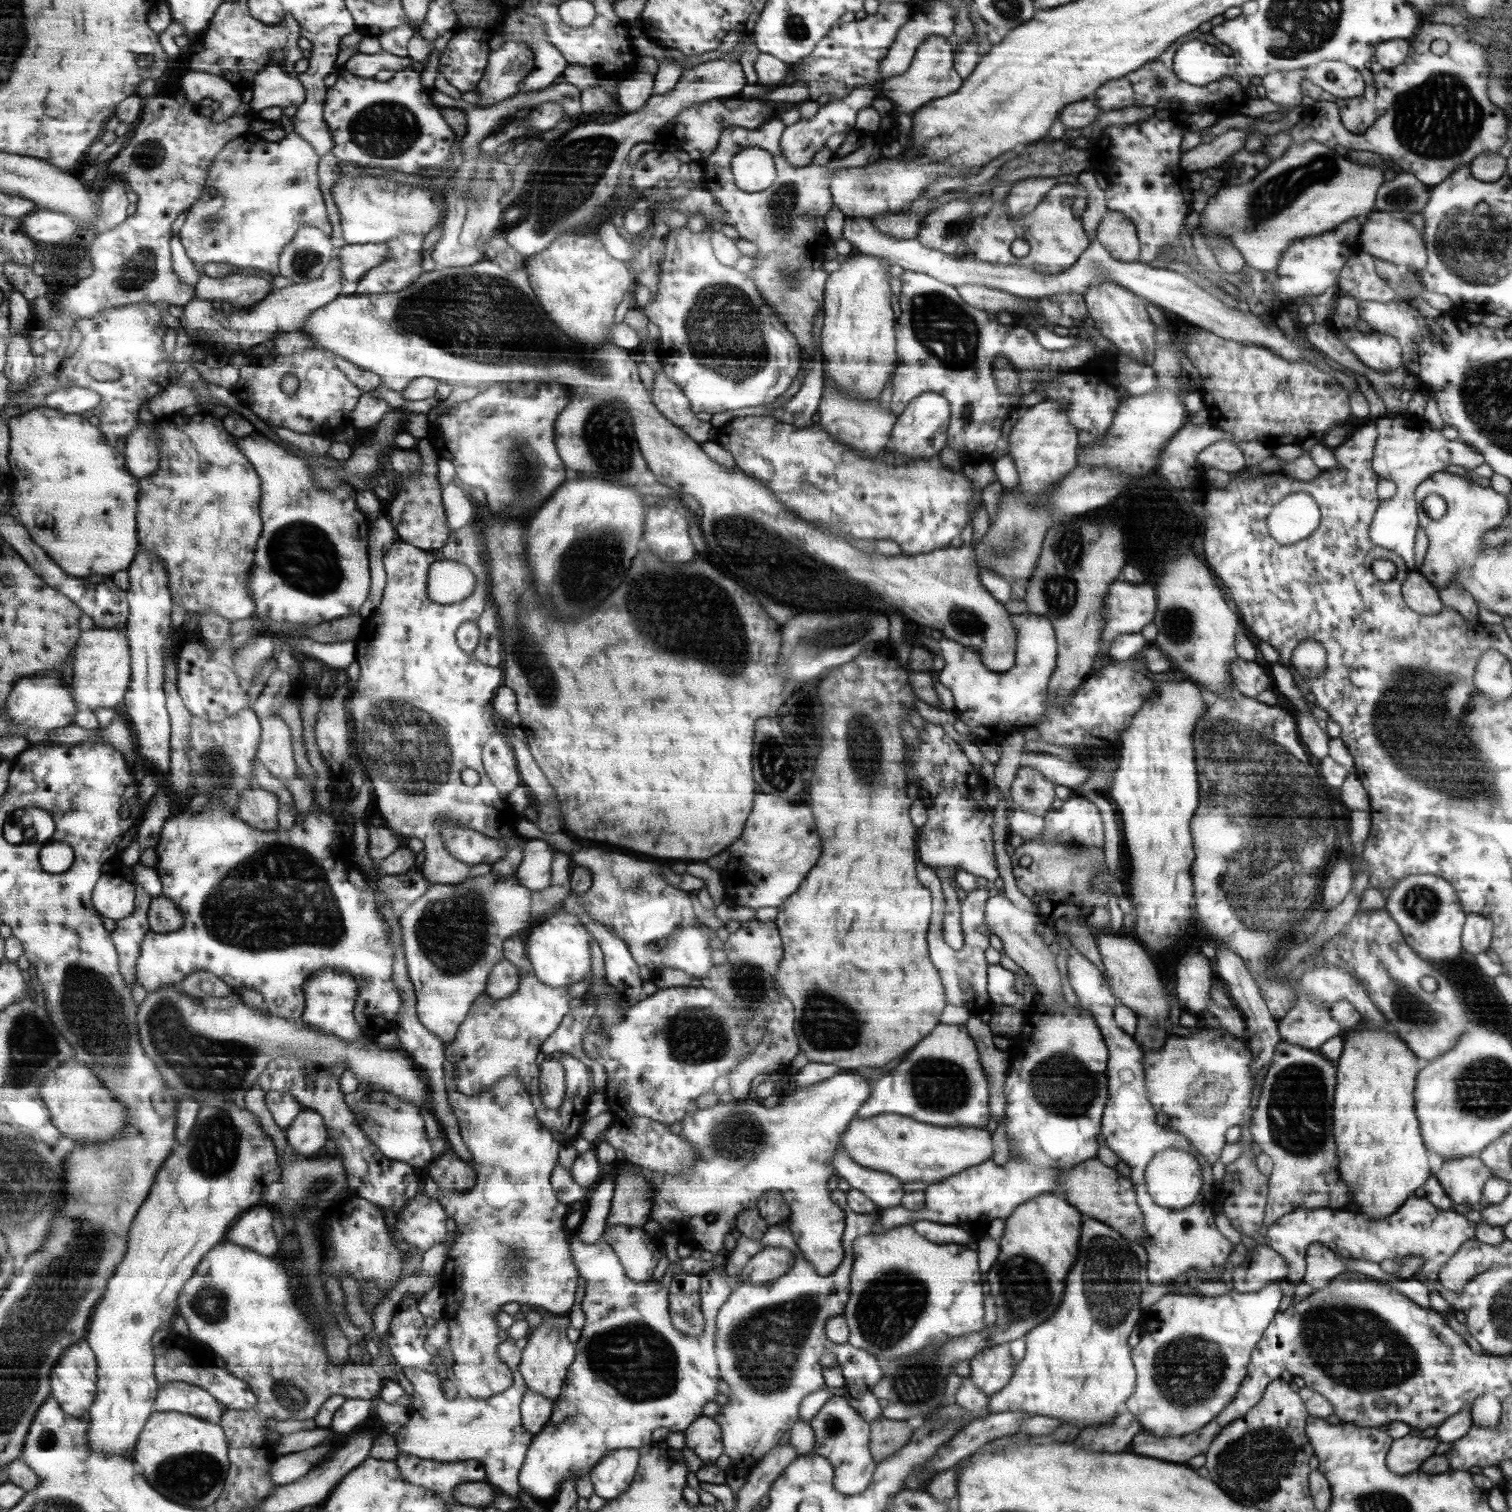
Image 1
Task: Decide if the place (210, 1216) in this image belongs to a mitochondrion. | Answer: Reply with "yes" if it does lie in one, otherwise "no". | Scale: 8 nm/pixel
no

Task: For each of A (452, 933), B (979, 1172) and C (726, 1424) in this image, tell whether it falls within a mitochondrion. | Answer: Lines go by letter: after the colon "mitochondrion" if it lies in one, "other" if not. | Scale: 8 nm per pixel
A: mitochondrion
B: other
C: other

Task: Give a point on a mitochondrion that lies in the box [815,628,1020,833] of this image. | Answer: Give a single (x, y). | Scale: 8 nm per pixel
(865, 749)

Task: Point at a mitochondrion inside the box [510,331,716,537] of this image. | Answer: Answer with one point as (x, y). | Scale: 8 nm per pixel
(606, 435)

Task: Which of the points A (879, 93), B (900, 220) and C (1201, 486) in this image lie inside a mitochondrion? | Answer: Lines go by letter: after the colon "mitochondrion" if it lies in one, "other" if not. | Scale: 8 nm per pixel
A: other
B: other
C: other

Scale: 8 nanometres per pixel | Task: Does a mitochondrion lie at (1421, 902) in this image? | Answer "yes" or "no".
yes

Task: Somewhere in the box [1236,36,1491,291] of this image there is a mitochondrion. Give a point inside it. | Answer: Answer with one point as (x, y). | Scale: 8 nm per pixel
(1441, 117)

